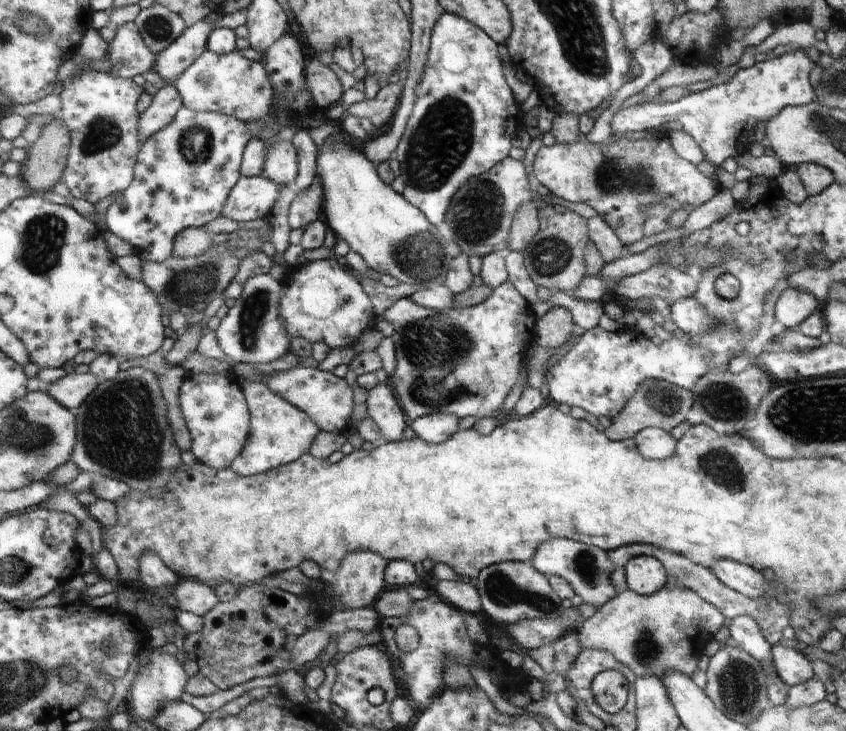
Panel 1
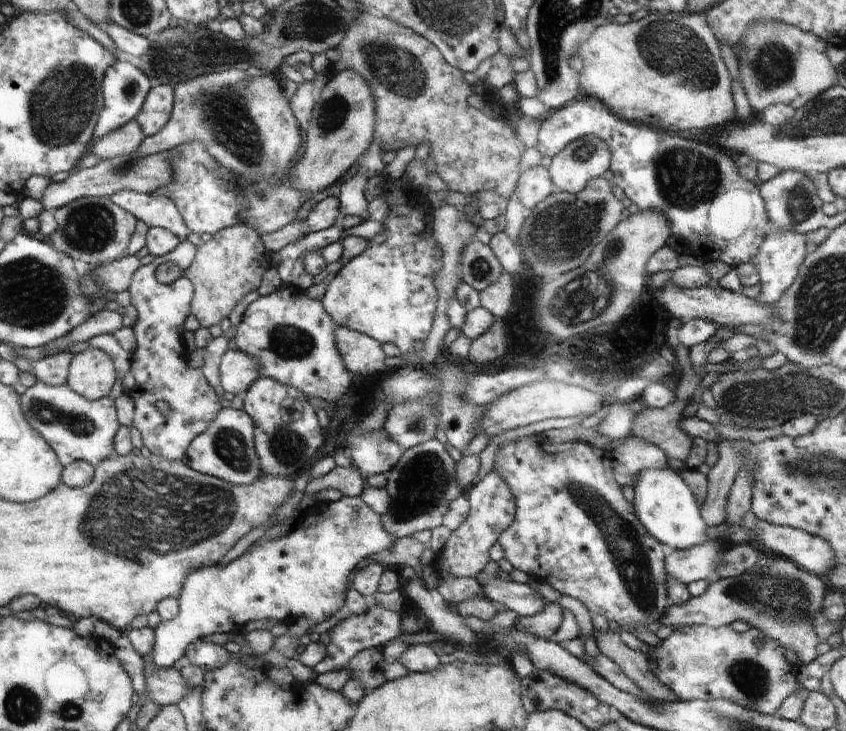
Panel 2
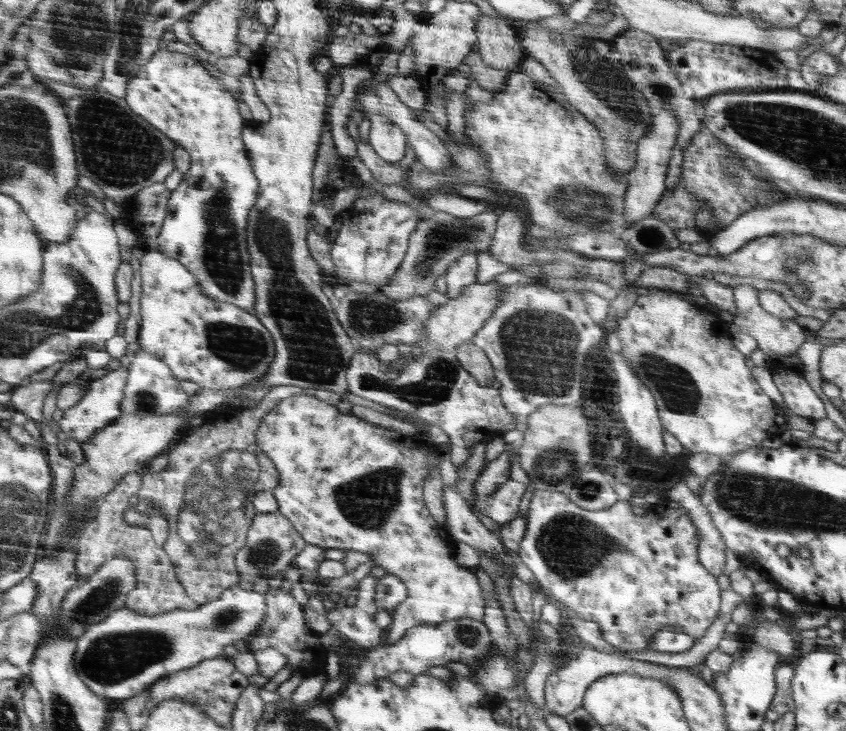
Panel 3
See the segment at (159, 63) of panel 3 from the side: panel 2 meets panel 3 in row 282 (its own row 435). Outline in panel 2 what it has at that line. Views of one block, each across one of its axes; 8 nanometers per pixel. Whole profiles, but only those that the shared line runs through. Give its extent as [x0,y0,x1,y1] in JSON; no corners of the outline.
[184,405,262,485]

